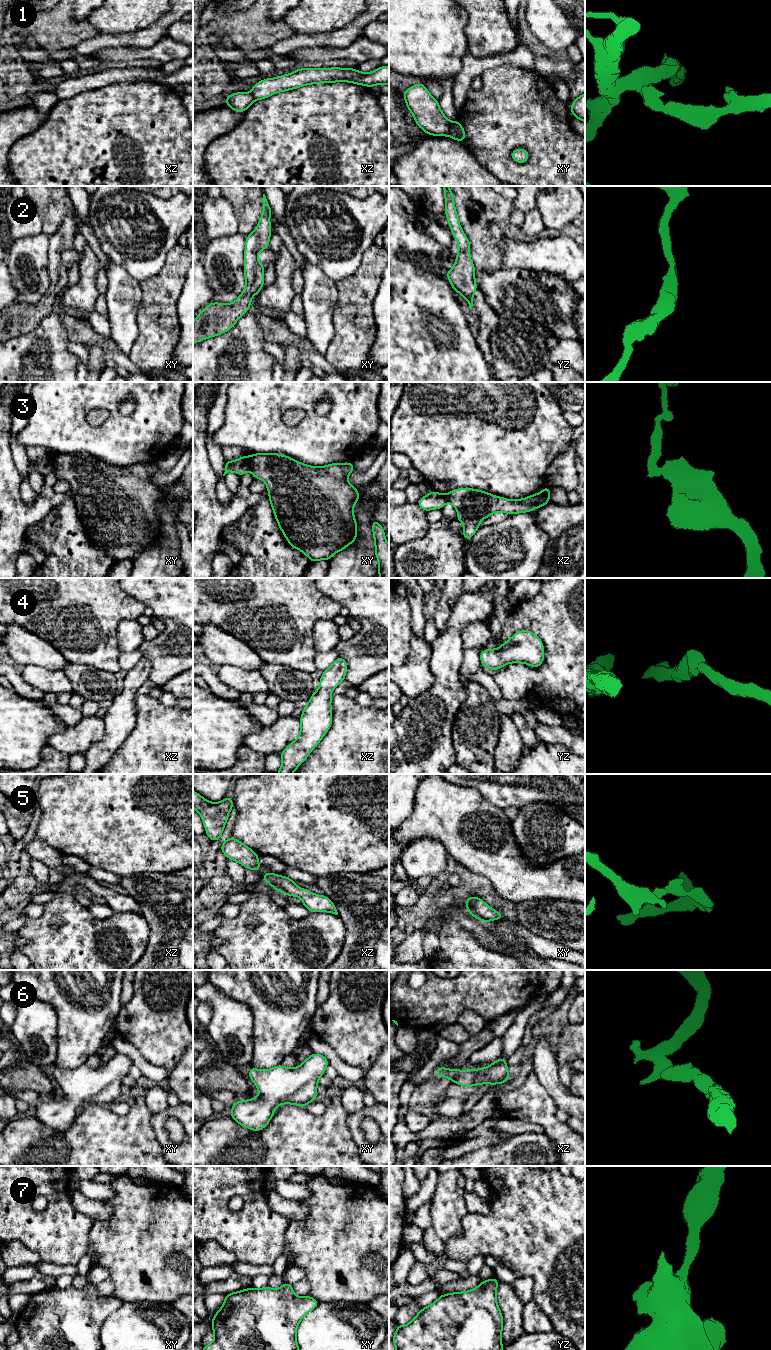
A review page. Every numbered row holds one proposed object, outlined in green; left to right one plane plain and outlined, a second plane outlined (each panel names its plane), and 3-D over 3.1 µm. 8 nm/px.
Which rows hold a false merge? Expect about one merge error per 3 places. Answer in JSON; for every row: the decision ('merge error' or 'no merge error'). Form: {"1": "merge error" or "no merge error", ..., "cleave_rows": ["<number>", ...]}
{"1": "merge error", "2": "no merge error", "3": "merge error", "4": "no merge error", "5": "no merge error", "6": "no merge error", "7": "no merge error", "cleave_rows": ["1", "3"]}

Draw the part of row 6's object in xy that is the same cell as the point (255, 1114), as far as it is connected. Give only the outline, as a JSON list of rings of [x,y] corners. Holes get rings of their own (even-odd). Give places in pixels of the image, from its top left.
[[[312,1053],[300,1066],[294,1068],[286,1068],[281,1064],[266,1070],[250,1067],[249,1078],[258,1088],[259,1096],[250,1100],[236,1101],[231,1106],[230,1117],[243,1127],[257,1132],[269,1124],[277,1106],[293,1104],[306,1107],[317,1098],[318,1080],[324,1075],[328,1065],[328,1059],[324,1055]]]

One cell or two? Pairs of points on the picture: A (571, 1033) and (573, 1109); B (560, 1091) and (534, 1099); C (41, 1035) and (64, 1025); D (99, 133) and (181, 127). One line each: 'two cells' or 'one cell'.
A: two cells
B: two cells
C: two cells
D: one cell

